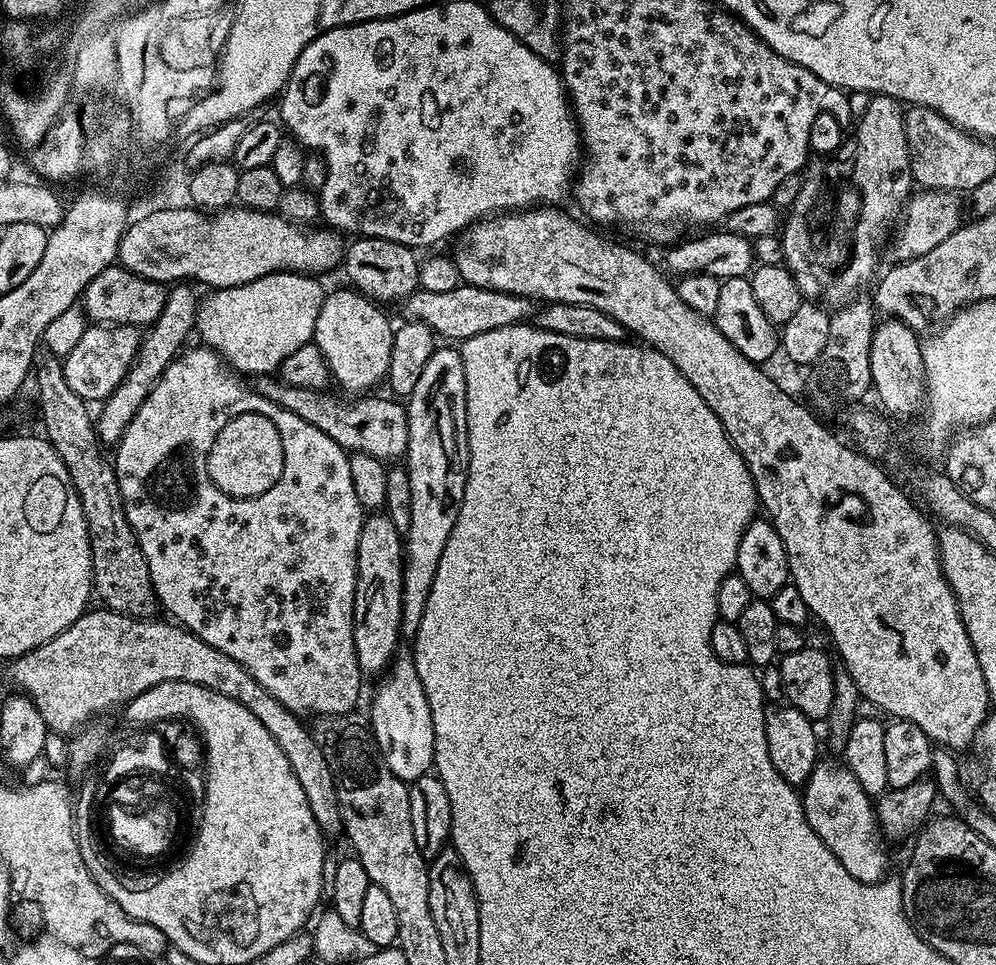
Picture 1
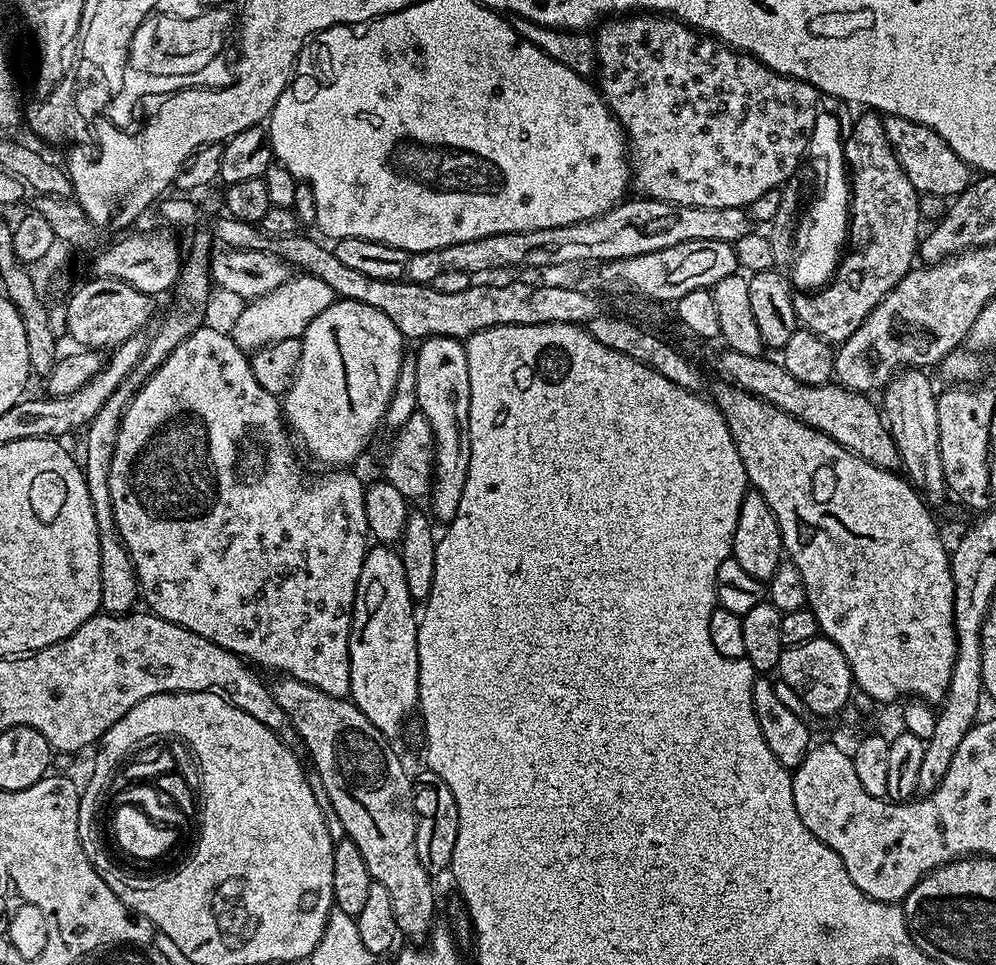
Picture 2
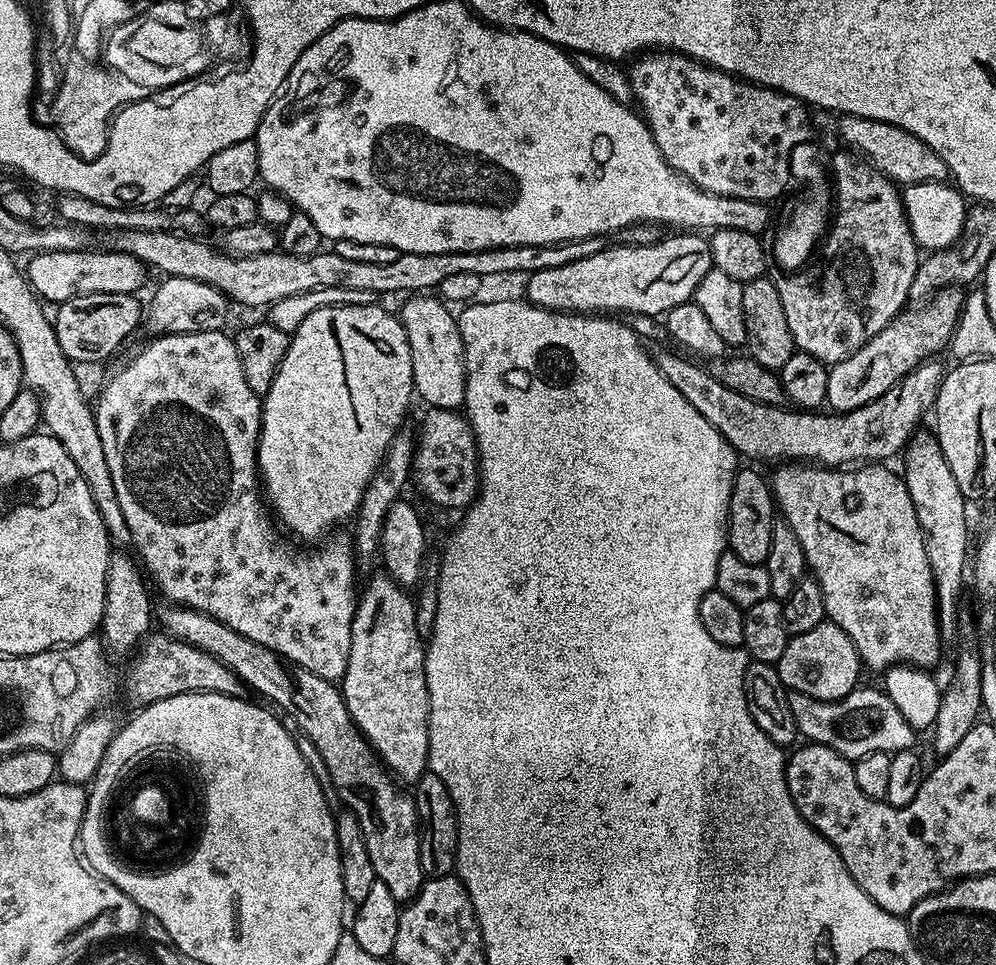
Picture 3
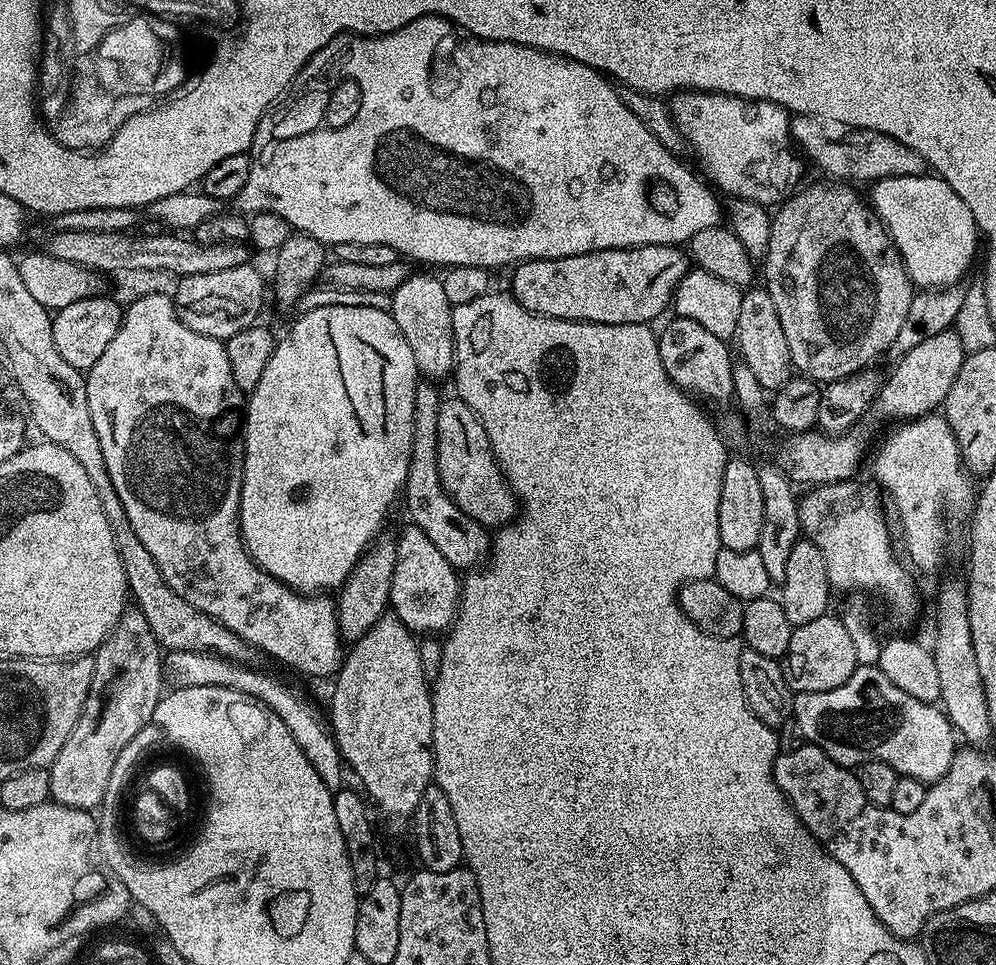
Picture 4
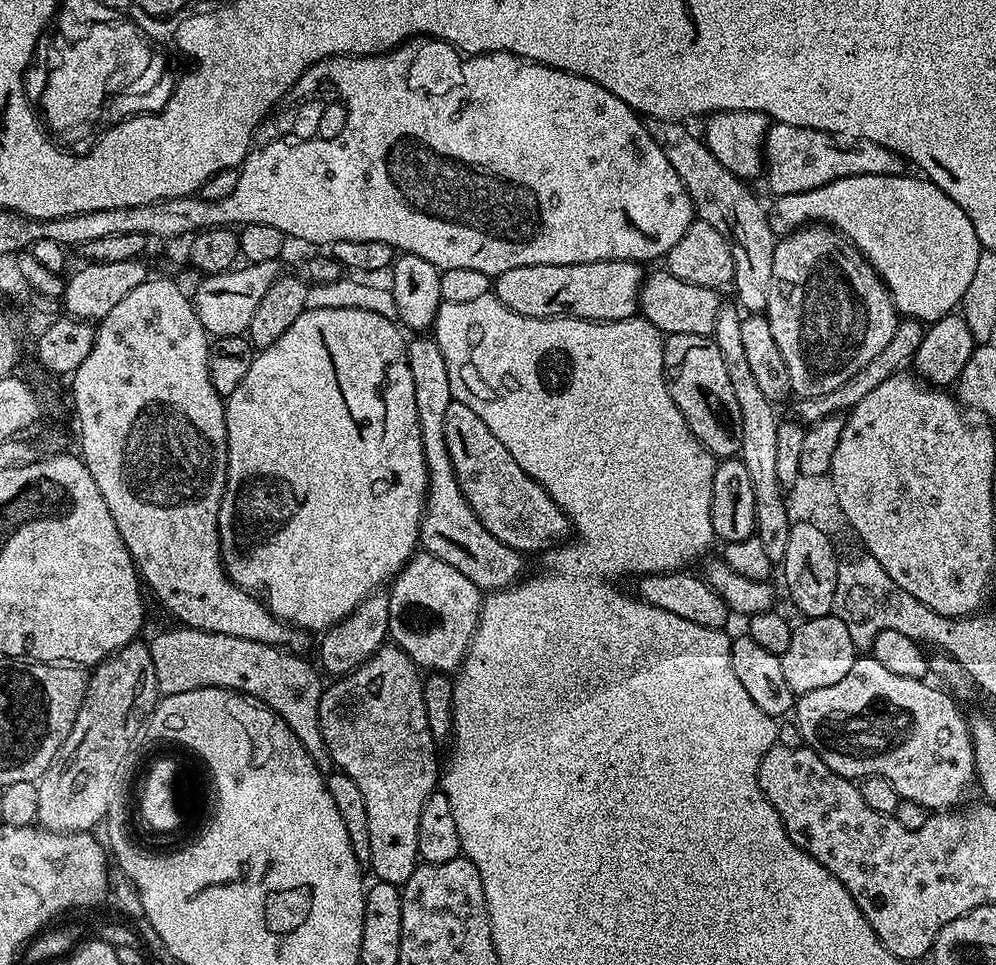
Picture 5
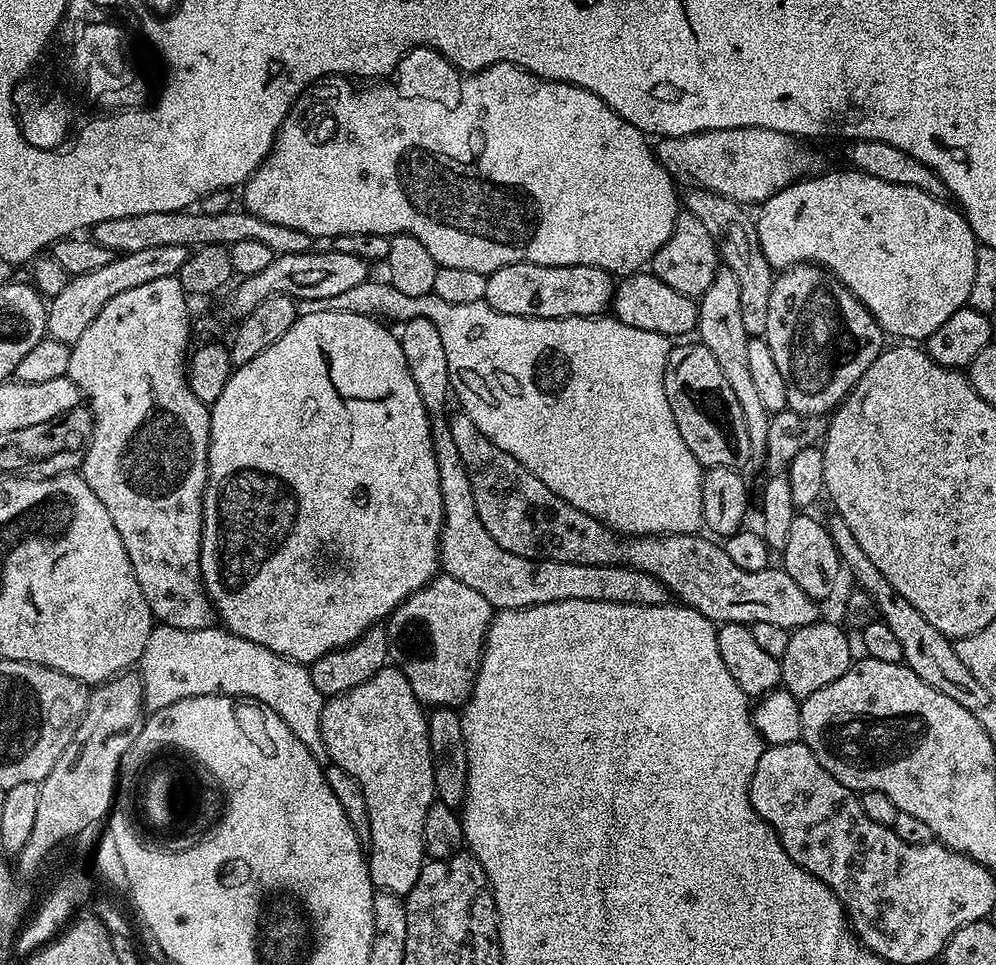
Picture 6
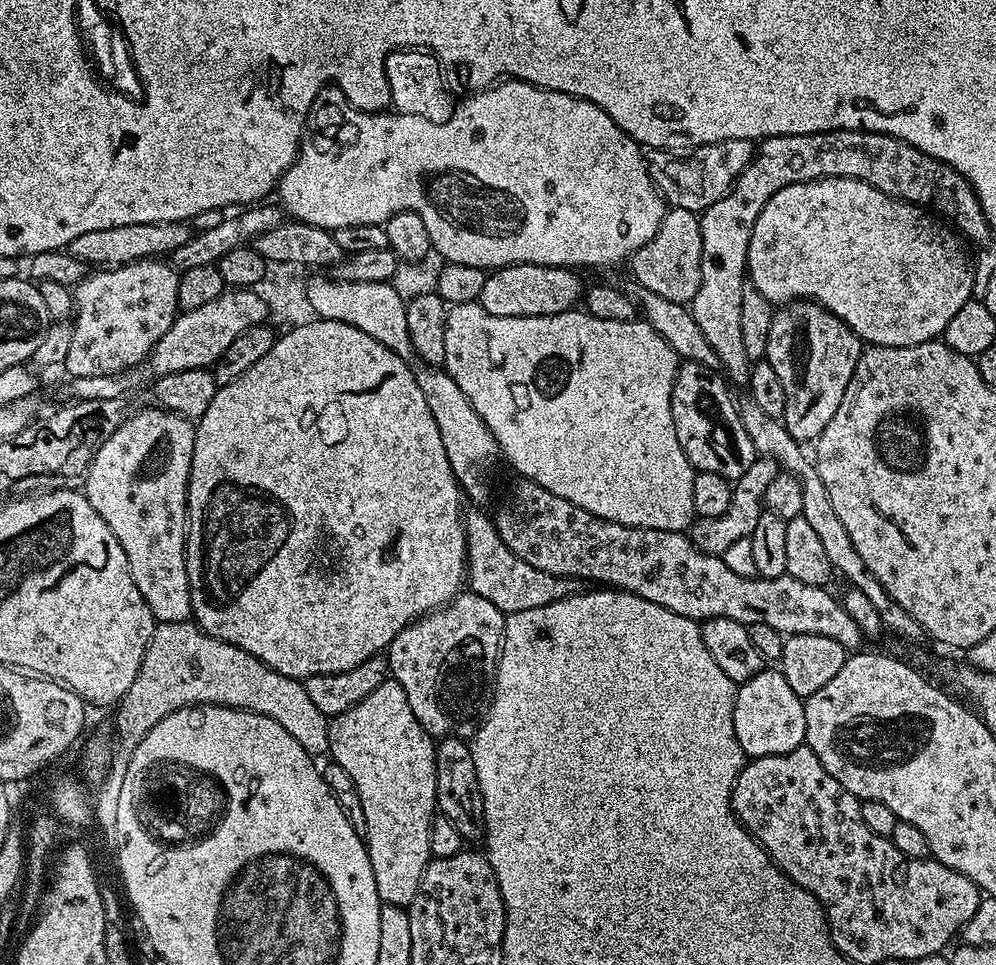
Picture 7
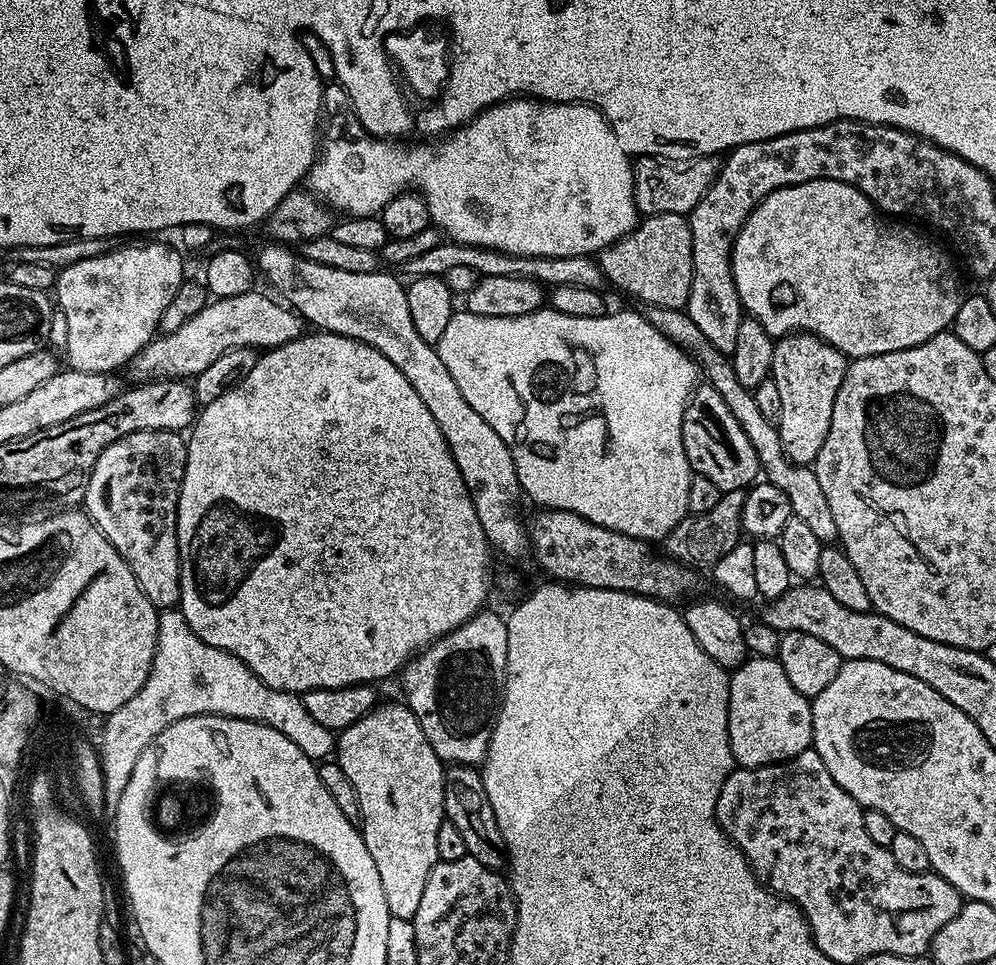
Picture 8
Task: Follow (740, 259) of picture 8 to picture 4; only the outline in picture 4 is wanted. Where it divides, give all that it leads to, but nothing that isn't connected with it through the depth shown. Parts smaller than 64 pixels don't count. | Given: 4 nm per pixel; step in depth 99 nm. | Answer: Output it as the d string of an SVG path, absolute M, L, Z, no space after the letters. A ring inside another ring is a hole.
M925 174L923 176L907 176L906 178L886 178L885 180L875 181L871 185L872 188L872 200L870 196L870 207L875 212L876 217L884 223L884 229L888 232L889 238L892 240L892 245L900 251L900 257L904 263L904 269L906 274L912 280L913 285L920 290L939 290L941 288L947 288L964 272L964 267L968 264L968 259L972 256L972 251L977 251L978 242L976 246L976 240L978 241L978 233L976 231L976 219L974 214L970 214L970 206L966 206L966 202L962 202L962 198L958 198L958 194L954 194L954 190L941 178L935 174Z

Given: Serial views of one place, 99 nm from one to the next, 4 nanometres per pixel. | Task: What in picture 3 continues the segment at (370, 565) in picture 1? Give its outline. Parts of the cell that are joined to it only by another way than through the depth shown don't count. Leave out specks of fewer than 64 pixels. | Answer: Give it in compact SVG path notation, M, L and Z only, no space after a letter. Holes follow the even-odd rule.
M379 575L369 582L365 592L363 589L356 606L352 619L348 671L344 674L342 691L353 724L384 761L385 769L401 781L415 782L428 768L428 687L424 673L426 644L418 634L413 599L410 596L408 598L404 593L407 591L391 576Z

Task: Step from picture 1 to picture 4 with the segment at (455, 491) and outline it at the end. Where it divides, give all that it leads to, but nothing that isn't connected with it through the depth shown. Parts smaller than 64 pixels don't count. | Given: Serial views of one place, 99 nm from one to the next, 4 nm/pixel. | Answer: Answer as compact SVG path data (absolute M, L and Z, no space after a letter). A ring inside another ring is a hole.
M420 272L410 274L390 293L392 298L391 314L402 330L402 338L414 350L416 371L421 377L432 382L440 382L444 375L453 371L456 363L456 347L452 333L453 305L442 290L442 279L439 275L427 276Z

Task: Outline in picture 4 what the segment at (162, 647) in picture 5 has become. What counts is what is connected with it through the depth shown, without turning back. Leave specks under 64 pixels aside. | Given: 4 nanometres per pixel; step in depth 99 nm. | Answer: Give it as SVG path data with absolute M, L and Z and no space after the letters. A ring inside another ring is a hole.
M168 652L164 656L164 674L169 685L176 688L189 688L190 686L222 686L233 688L242 694L260 701L286 725L286 730L294 734L294 742L306 754L306 759L314 770L318 770L318 778L326 782L326 786L334 794L345 787L343 772L346 772L344 759L336 748L335 739L326 727L322 719L322 712L319 712L306 697L300 692L295 692L288 684L283 684L276 676L268 672L259 672L256 666L245 666L237 664L234 660L227 660L221 656L210 654L198 654L197 652ZM320 716L321 720L320 721ZM324 723L324 724L323 724Z

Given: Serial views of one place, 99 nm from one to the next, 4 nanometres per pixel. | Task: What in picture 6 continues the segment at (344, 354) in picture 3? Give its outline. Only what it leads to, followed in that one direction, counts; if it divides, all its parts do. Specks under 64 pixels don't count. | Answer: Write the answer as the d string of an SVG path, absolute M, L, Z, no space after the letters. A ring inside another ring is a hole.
M319 312L318 314L297 315L294 326L274 342L267 350L262 350L258 358L250 358L250 362L239 365L233 371L230 382L222 389L222 394L210 406L210 438L208 439L208 481L204 487L204 505L202 506L202 546L200 547L200 569L204 593L212 600L212 608L216 611L219 623L228 631L246 638L250 642L258 642L258 646L266 646L274 654L282 654L287 660L297 660L305 666L312 665L323 655L338 651L355 643L364 632L387 621L393 610L410 594L419 588L425 588L441 571L440 566L440 531L444 521L444 503L442 502L442 486L438 478L438 462L434 458L432 445L432 421L428 411L422 406L422 398L418 398L418 386L414 386L414 378L410 378L410 366L406 366L406 354L402 354L399 335L391 332L384 324L379 324L372 316L350 314L349 312Z

